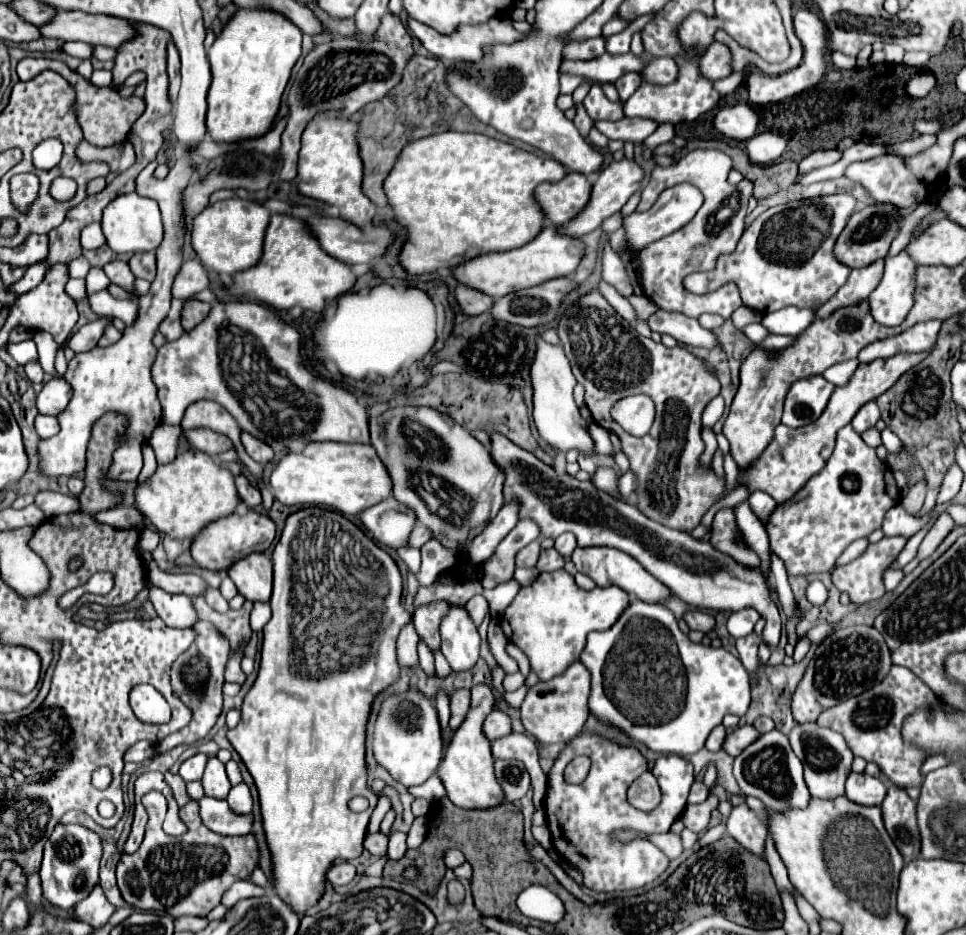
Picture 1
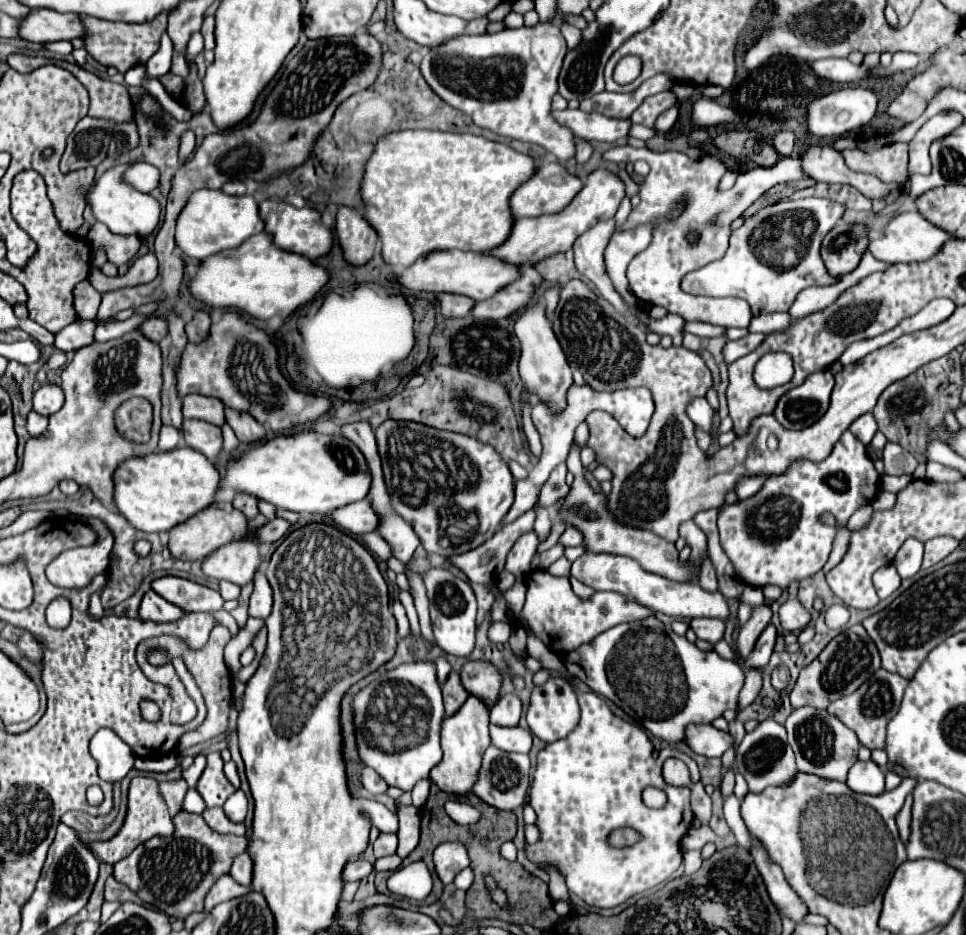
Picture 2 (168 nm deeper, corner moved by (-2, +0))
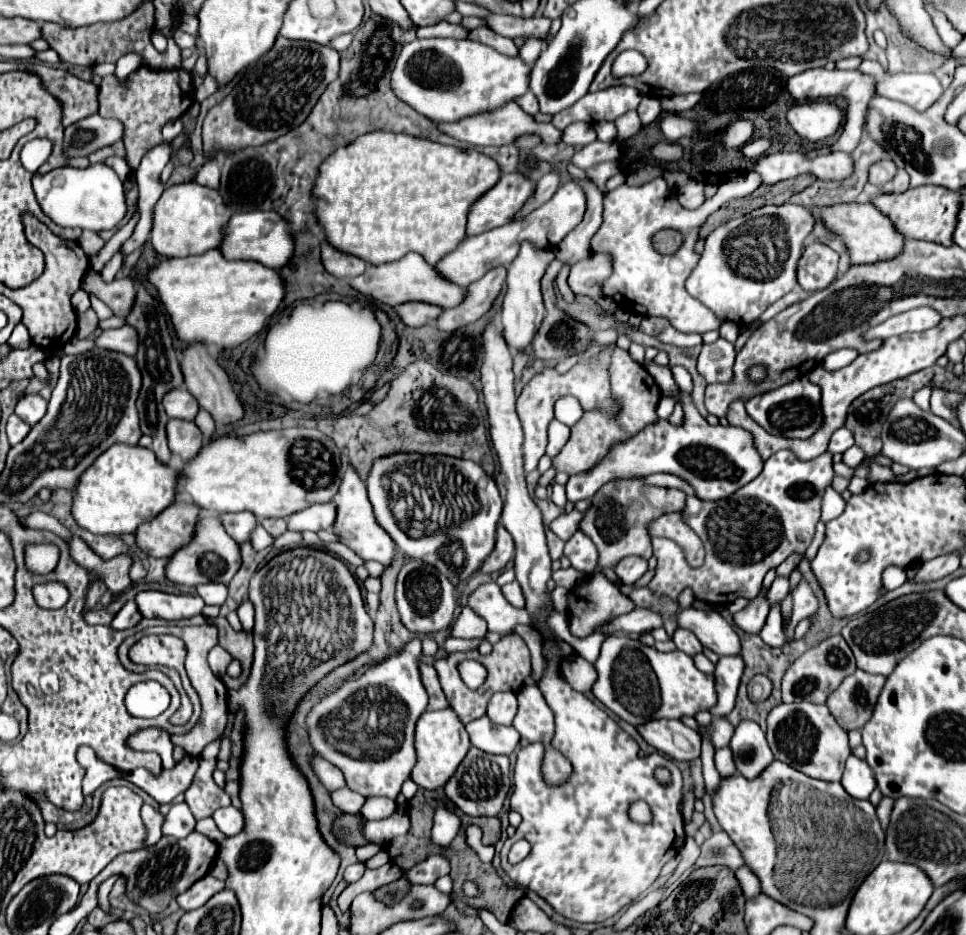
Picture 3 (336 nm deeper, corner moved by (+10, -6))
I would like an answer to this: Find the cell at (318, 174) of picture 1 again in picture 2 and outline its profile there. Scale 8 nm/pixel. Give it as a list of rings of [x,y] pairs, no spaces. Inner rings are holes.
[[[340,206],[336,236],[350,264],[366,264],[377,249],[378,236],[372,224],[354,208]]]

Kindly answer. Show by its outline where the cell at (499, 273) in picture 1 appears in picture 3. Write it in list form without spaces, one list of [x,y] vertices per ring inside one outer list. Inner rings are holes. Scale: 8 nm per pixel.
[[[414,252],[406,254],[402,260],[396,260],[396,262],[368,266],[362,276],[352,278],[348,284],[356,292],[370,296],[372,300],[376,300],[380,304],[388,304],[388,306],[398,306],[398,304],[404,304],[410,300],[418,300],[418,302],[436,304],[440,308],[454,308],[454,304],[458,304],[458,300],[462,300],[462,292],[464,292],[464,288],[458,288],[456,284],[450,284],[448,280],[438,276],[434,266],[426,264],[426,260],[422,260],[422,256],[418,256]]]

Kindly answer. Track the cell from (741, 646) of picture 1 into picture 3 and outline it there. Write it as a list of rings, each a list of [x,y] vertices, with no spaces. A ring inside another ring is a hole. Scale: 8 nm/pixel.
[[[762,586],[760,592],[758,592],[758,596],[752,598],[746,604],[746,608],[742,608],[740,612],[734,614],[734,622],[742,630],[746,630],[750,634],[758,634],[762,630],[762,626],[766,622],[766,616],[768,616],[768,610],[770,610],[770,604],[768,604],[766,594],[768,594],[768,590]]]

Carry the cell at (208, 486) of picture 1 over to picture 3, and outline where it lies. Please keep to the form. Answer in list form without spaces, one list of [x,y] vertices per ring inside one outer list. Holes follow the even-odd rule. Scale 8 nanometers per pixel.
[[[114,444],[78,478],[72,492],[72,516],[80,528],[92,534],[134,534],[138,524],[152,520],[156,512],[174,502],[176,474],[176,470],[158,464],[150,448]]]

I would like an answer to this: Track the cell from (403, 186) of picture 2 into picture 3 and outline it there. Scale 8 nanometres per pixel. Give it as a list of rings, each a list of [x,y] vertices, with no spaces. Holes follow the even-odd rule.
[[[368,132],[348,146],[336,148],[322,160],[312,188],[312,206],[320,228],[324,230],[324,240],[336,250],[358,256],[370,264],[396,262],[408,252],[418,252],[434,266],[464,240],[470,204],[482,196],[482,192],[490,190],[498,178],[498,164],[476,150],[444,146],[408,134]]]

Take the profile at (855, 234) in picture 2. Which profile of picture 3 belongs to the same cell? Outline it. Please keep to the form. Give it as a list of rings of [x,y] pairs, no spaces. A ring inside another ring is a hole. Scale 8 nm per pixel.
[[[826,244],[806,246],[798,262],[798,284],[806,292],[816,292],[826,288],[836,280],[838,274],[838,254]]]

